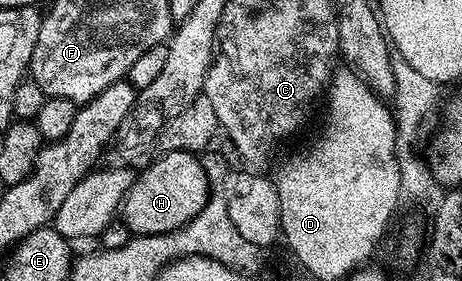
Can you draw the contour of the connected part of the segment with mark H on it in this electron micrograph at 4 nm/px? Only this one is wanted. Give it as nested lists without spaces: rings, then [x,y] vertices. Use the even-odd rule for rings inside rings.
[[[163,152],[155,164],[139,171],[134,178],[134,185],[128,190],[120,209],[121,219],[126,221],[134,236],[164,234],[182,228],[208,202],[212,195],[210,179],[201,159],[192,152]]]

